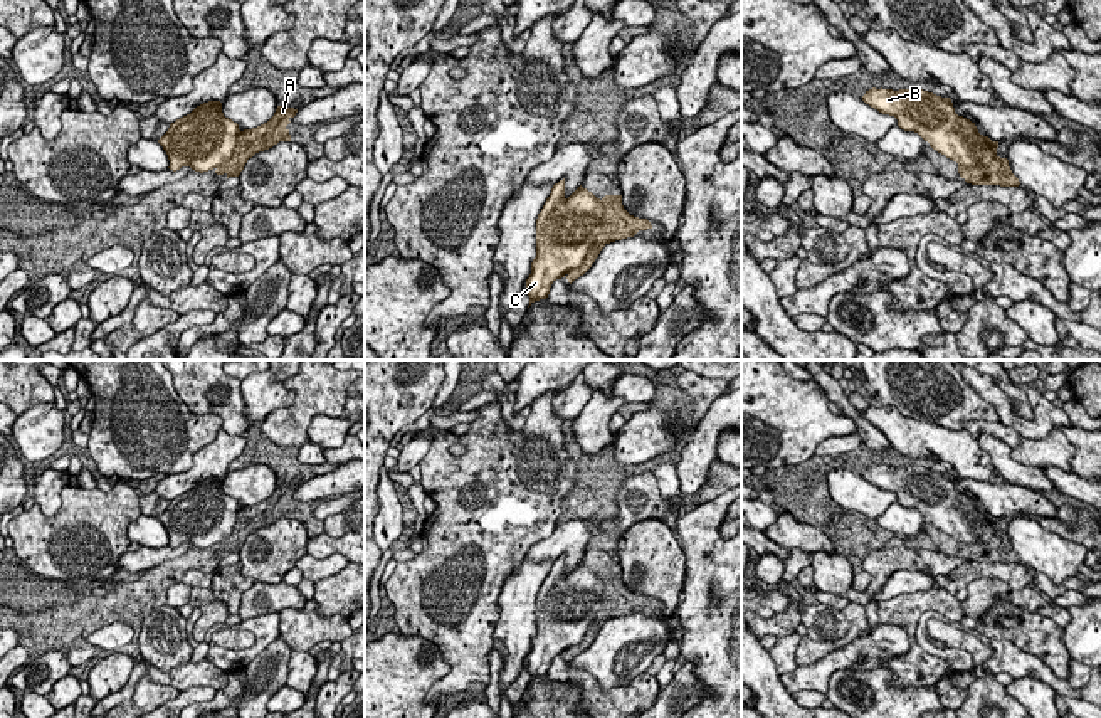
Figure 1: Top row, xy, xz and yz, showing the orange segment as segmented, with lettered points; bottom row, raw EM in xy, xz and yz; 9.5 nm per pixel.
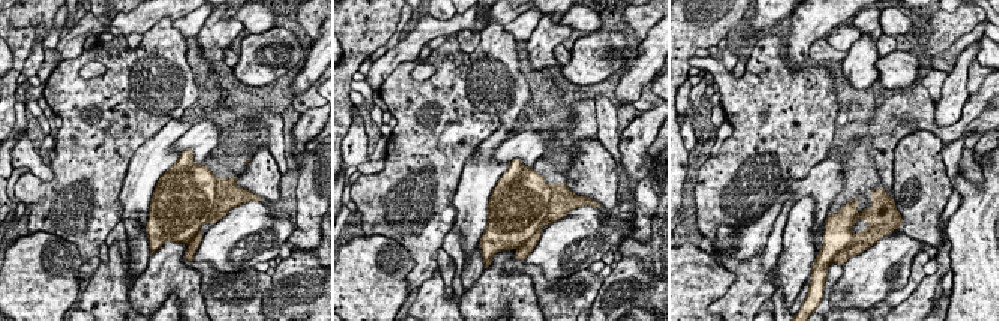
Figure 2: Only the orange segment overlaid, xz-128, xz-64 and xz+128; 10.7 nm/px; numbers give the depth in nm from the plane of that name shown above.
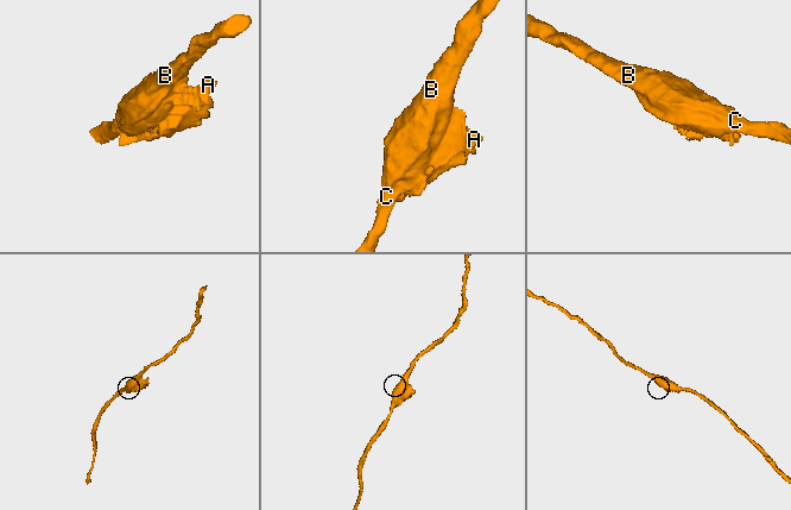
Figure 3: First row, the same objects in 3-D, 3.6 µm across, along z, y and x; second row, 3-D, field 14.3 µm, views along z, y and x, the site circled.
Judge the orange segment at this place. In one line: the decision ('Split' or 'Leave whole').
Leave whole

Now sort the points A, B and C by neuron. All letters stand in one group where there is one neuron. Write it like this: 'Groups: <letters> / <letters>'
Groups: A B C

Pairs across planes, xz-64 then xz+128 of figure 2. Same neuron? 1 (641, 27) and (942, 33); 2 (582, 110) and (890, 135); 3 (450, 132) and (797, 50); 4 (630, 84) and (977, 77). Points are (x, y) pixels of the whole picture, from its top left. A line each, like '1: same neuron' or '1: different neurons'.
1: same neuron
2: same neuron
3: different neurons
4: different neurons

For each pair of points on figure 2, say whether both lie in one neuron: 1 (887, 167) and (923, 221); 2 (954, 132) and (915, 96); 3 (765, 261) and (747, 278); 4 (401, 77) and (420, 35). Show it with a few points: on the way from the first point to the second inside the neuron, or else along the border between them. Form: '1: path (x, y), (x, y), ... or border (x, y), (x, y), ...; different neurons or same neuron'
1: border (894, 156), (893, 197); different neurons
2: path (942, 132), (915, 108); same neuron
3: path (764, 266), (752, 275); same neuron
4: border (416, 57), (401, 62), (381, 86); different neurons

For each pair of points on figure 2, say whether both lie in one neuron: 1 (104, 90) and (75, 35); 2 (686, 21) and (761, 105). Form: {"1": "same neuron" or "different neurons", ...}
{"1": "different neurons", "2": "different neurons"}

